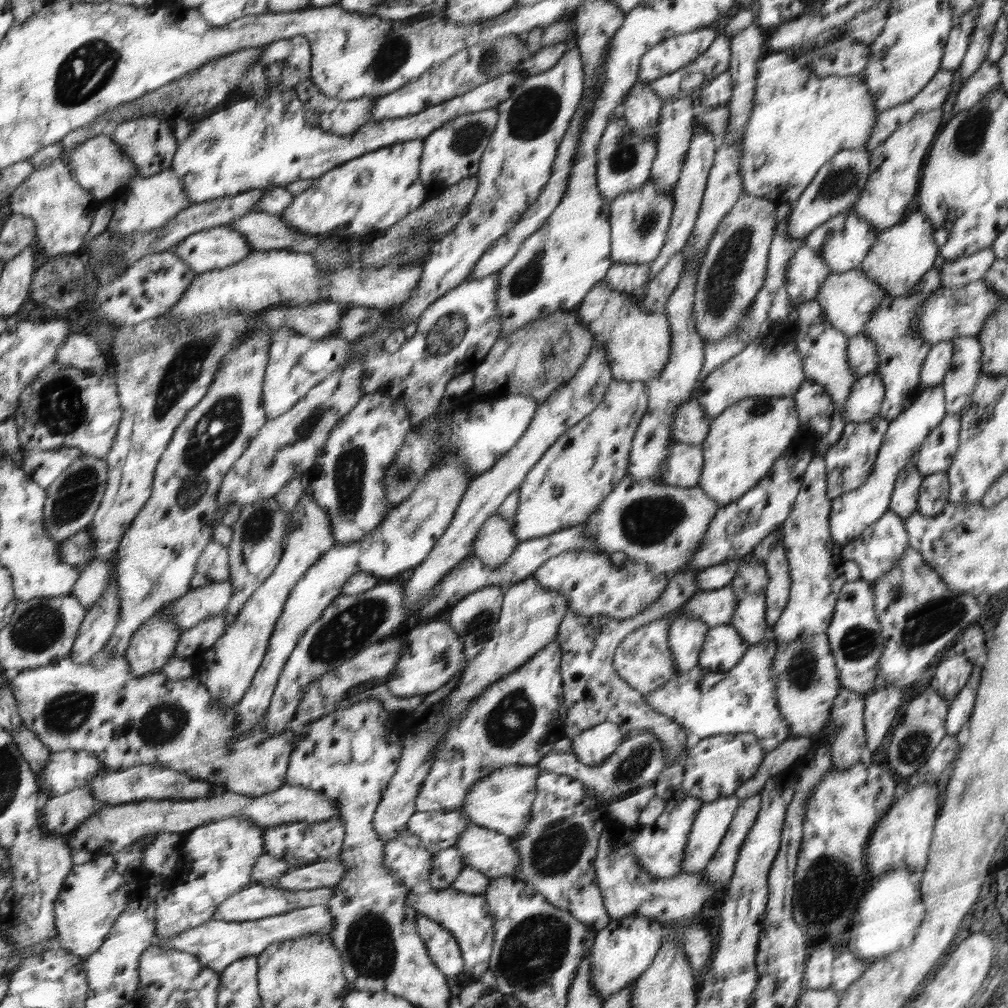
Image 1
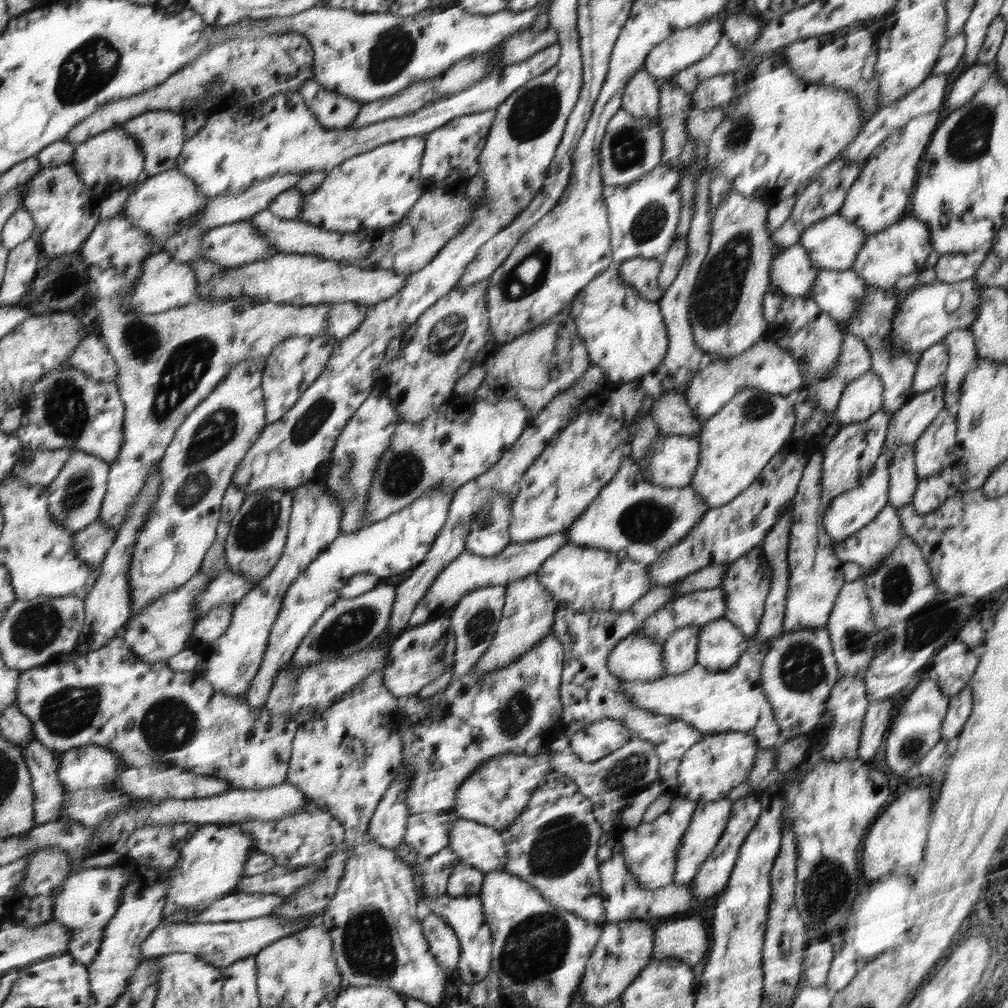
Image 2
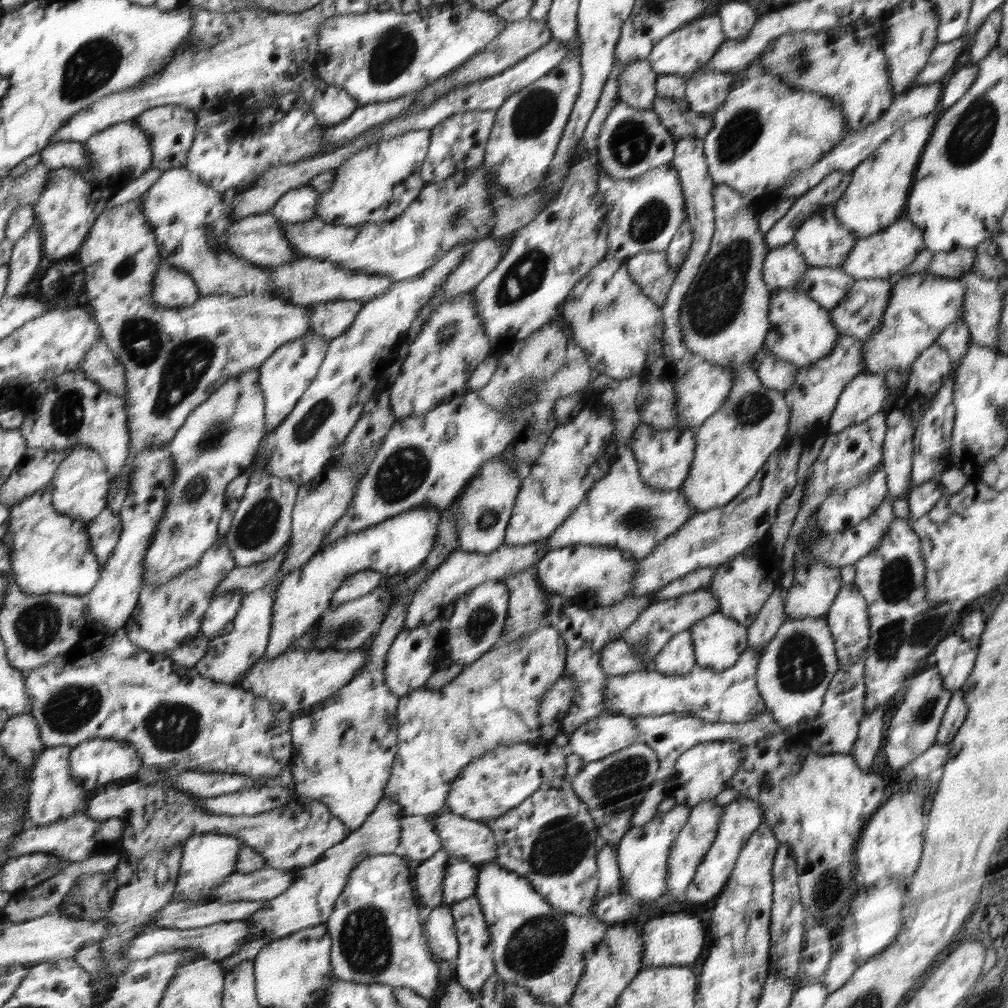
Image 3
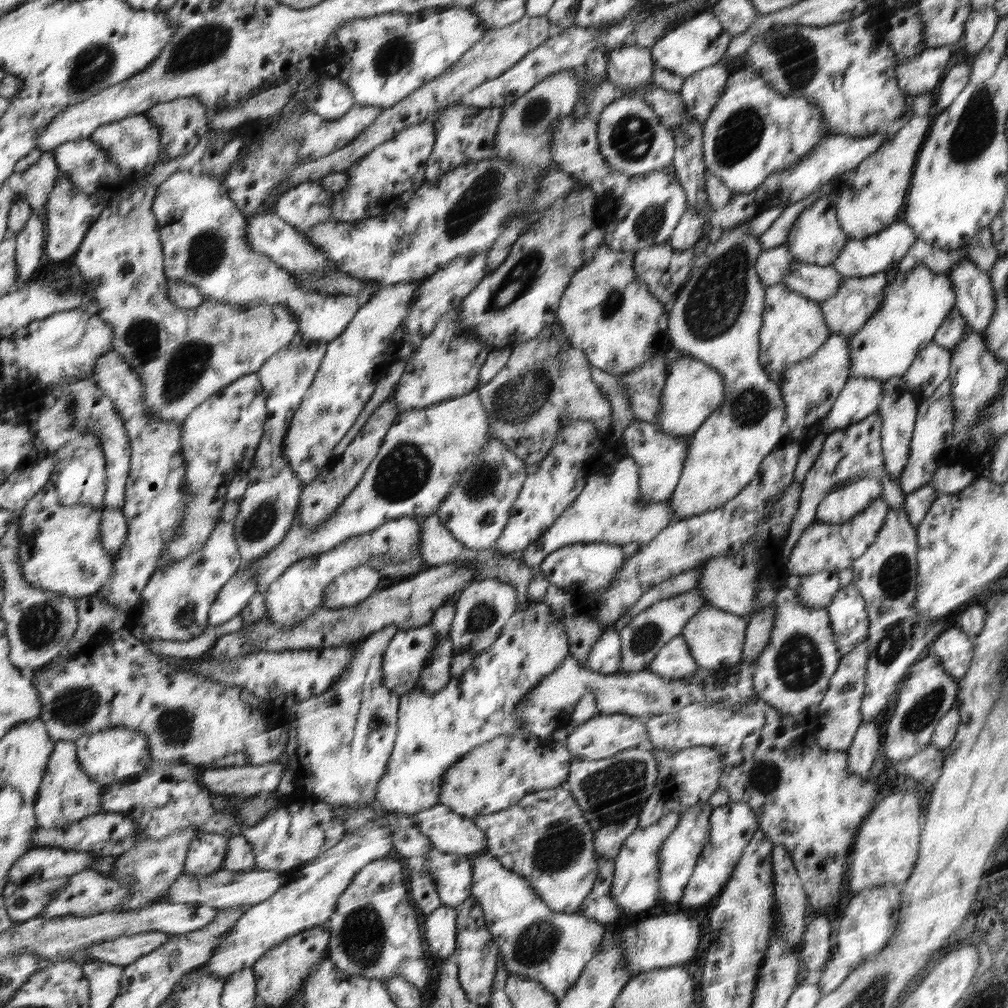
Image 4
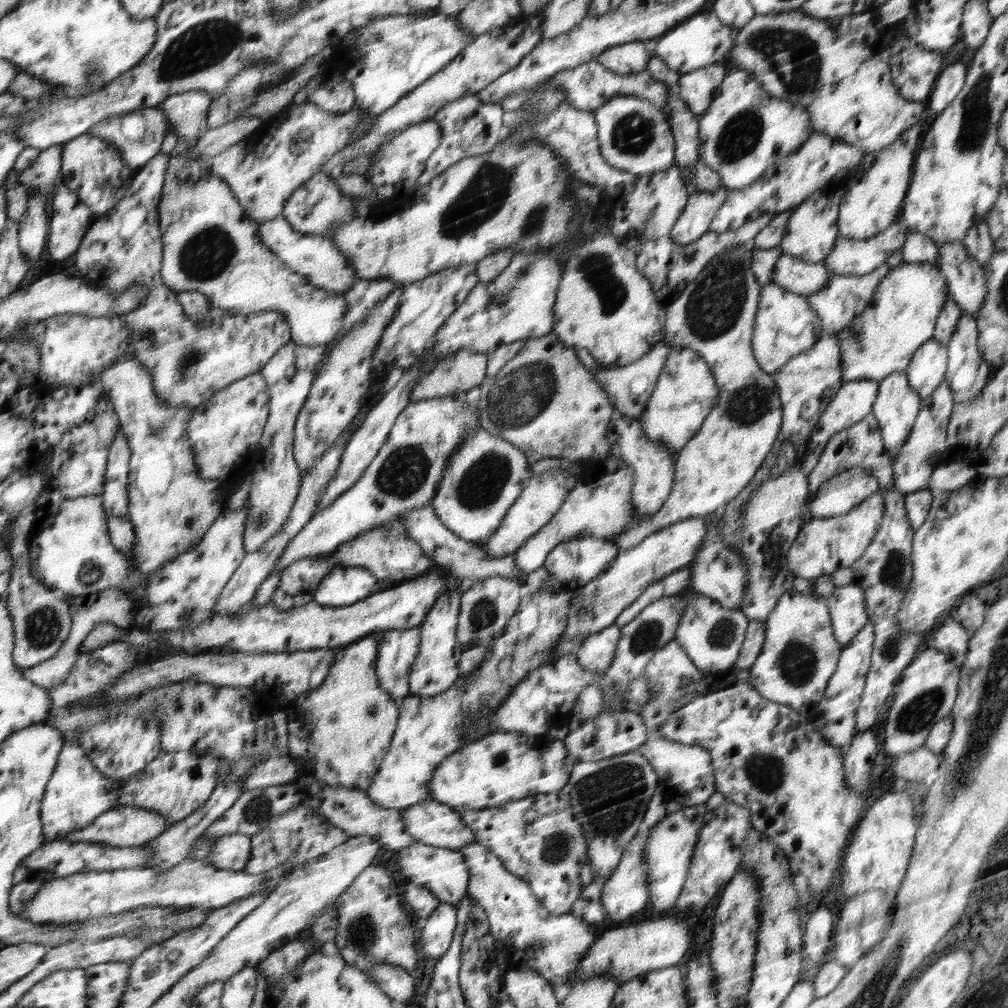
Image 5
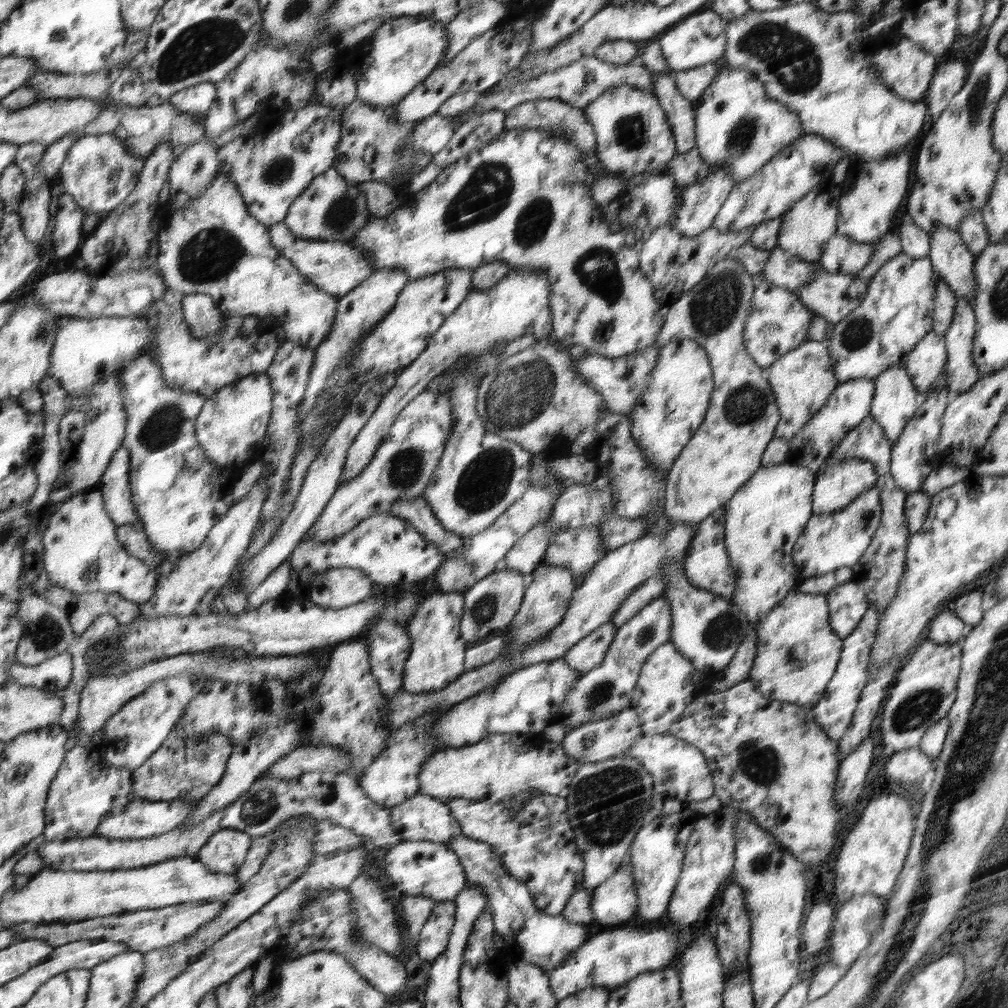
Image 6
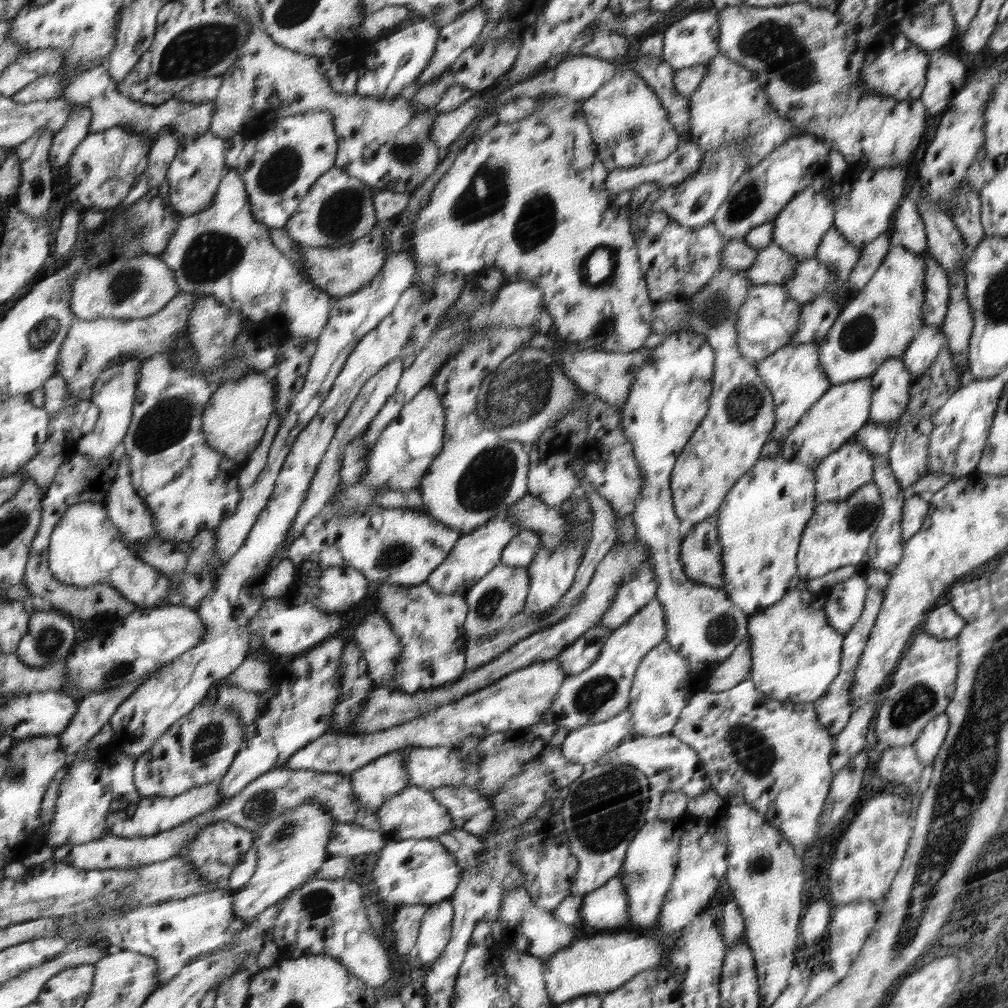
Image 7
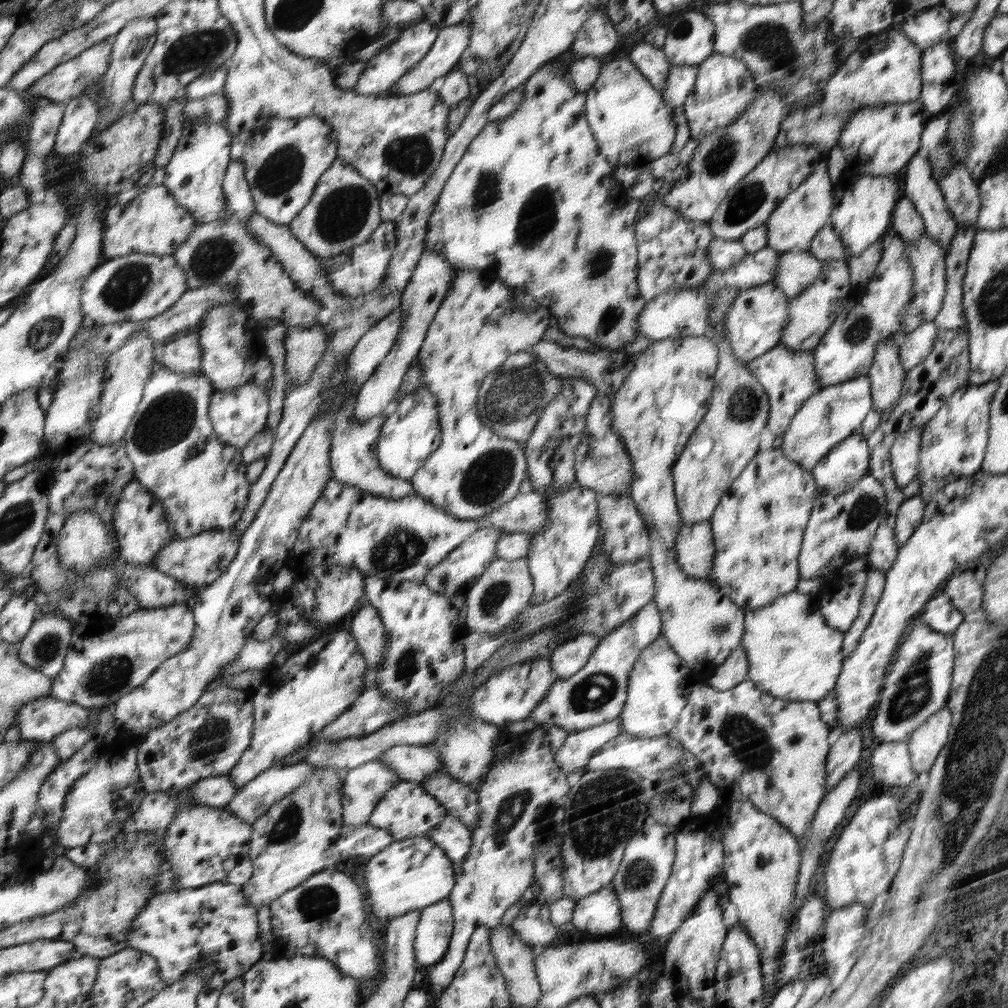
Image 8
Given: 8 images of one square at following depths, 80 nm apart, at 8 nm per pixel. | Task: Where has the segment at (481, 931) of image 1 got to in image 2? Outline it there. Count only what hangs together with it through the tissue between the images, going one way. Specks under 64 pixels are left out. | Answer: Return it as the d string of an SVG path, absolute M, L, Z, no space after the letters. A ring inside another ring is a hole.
M447 893L442 894L442 896L436 896L436 898L422 896L420 903L425 913L434 913L438 917L442 917L456 932L459 943L462 944L462 953L459 958L457 972L460 974L462 981L464 981L465 988L484 980L491 973L492 936L478 895L458 896L458 898L450 898Z

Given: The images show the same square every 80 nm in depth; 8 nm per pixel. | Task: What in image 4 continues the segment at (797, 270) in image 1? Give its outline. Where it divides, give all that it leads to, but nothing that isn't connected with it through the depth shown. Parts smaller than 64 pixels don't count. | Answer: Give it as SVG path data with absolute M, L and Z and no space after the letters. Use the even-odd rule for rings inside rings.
M786 244L764 250L757 260L756 270L764 286L770 287L783 282L785 274L791 270L791 262L795 260Z

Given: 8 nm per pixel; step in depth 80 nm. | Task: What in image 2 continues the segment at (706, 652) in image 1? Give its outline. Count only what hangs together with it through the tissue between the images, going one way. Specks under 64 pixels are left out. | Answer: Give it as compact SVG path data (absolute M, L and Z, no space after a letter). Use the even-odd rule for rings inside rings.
M726 618L701 626L698 664L710 671L727 671L739 662L751 641Z

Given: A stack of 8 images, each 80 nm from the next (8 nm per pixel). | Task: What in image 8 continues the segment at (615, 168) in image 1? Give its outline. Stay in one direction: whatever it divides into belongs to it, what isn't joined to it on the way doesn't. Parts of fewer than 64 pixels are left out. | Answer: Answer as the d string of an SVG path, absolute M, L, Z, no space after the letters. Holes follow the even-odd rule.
M629 57L604 63L600 77L586 95L587 121L604 156L613 165L647 164L670 153L676 136L672 110Z

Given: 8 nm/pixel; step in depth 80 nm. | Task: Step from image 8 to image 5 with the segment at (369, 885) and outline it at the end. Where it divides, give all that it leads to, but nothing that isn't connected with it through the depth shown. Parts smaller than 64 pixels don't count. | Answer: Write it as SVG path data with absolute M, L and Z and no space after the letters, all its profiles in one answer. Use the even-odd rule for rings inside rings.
M417 841L408 848L397 851L396 863L400 864L400 876L405 878L406 884L414 883L432 891L440 903L457 906L467 894L469 883L469 868L460 851L448 848L436 848Z

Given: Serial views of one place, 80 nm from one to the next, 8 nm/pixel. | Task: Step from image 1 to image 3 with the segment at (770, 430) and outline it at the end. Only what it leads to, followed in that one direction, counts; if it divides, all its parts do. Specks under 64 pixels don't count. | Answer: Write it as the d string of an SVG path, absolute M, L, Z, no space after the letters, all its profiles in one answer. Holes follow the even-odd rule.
M717 184L713 187L715 211L715 232L711 240L711 248L706 260L699 266L694 283L684 297L680 324L683 330L683 341L694 353L702 355L706 361L715 365L735 370L735 384L726 404L720 408L716 418L708 418L704 426L696 433L694 459L688 477L680 486L685 502L692 505L697 513L727 505L735 500L755 479L756 473L763 468L776 448L784 442L784 434L788 429L790 408L784 400L784 392L763 386L754 360L763 348L768 329L770 328L770 300L772 291L763 278L763 264L770 249L766 245L766 236L759 229L759 215L752 210L752 204L745 194L735 191L733 187ZM770 414L780 414L784 418L784 432L762 432L762 422L770 418Z

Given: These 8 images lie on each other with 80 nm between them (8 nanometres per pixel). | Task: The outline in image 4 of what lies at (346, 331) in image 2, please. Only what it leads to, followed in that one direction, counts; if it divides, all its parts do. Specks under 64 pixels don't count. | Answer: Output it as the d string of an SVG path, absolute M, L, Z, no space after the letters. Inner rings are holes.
M195 171L173 172L164 182L157 186L154 208L151 210L159 224L160 242L163 243L164 272L168 279L184 281L195 286L204 295L205 299L217 300L235 305L248 304L283 304L288 311L292 311L299 320L300 333L298 341L334 341L340 333L355 318L361 307L361 302L355 296L344 294L311 294L304 288L297 286L292 272L279 263L274 262L261 252L251 250L247 243L248 216L236 206L230 197L230 191L224 182L211 176Z

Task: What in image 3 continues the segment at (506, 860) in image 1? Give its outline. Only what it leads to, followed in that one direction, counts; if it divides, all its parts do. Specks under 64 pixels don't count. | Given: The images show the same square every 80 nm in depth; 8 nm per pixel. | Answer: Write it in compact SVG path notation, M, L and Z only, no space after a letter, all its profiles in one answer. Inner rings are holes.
M447 806L430 815L435 818L441 849L453 858L462 858L478 868L497 862L498 843L491 827L461 817Z

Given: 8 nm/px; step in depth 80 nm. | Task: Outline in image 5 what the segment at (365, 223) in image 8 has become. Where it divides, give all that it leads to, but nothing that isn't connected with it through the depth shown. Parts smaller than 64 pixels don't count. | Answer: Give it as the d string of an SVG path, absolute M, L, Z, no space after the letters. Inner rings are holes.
M318 172L311 176L302 186L288 197L281 210L280 216L287 220L295 231L301 233L335 236L336 232L359 219L355 216L355 202L358 200L354 194L344 191L335 182L329 172Z

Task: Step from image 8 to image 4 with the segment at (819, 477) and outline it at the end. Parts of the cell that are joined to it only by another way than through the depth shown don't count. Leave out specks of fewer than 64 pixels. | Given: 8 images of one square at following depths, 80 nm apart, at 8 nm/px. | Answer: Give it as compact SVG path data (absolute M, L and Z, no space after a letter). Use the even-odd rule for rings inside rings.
M877 479L834 488L818 505L816 518L830 524L846 523L881 498L882 494L883 486Z

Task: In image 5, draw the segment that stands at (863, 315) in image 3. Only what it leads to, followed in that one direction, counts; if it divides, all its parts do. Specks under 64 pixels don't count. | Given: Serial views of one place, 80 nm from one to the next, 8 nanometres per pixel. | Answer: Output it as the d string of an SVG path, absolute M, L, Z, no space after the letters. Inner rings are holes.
M884 263L864 276L831 273L827 285L822 290L808 294L806 296L807 301L815 309L816 314L819 315L824 334L836 335L841 330L847 328L847 326L850 326L853 320L860 316L864 309L869 306L875 295L877 284L888 274L889 269L889 266Z

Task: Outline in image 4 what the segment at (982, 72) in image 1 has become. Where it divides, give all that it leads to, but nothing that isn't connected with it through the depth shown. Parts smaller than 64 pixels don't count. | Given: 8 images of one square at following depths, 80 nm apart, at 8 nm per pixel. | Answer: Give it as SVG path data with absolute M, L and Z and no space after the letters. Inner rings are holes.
M956 64L954 68L948 69L938 84L935 91L934 108L942 112L954 102L954 99L964 90L970 81L970 66L968 64Z

